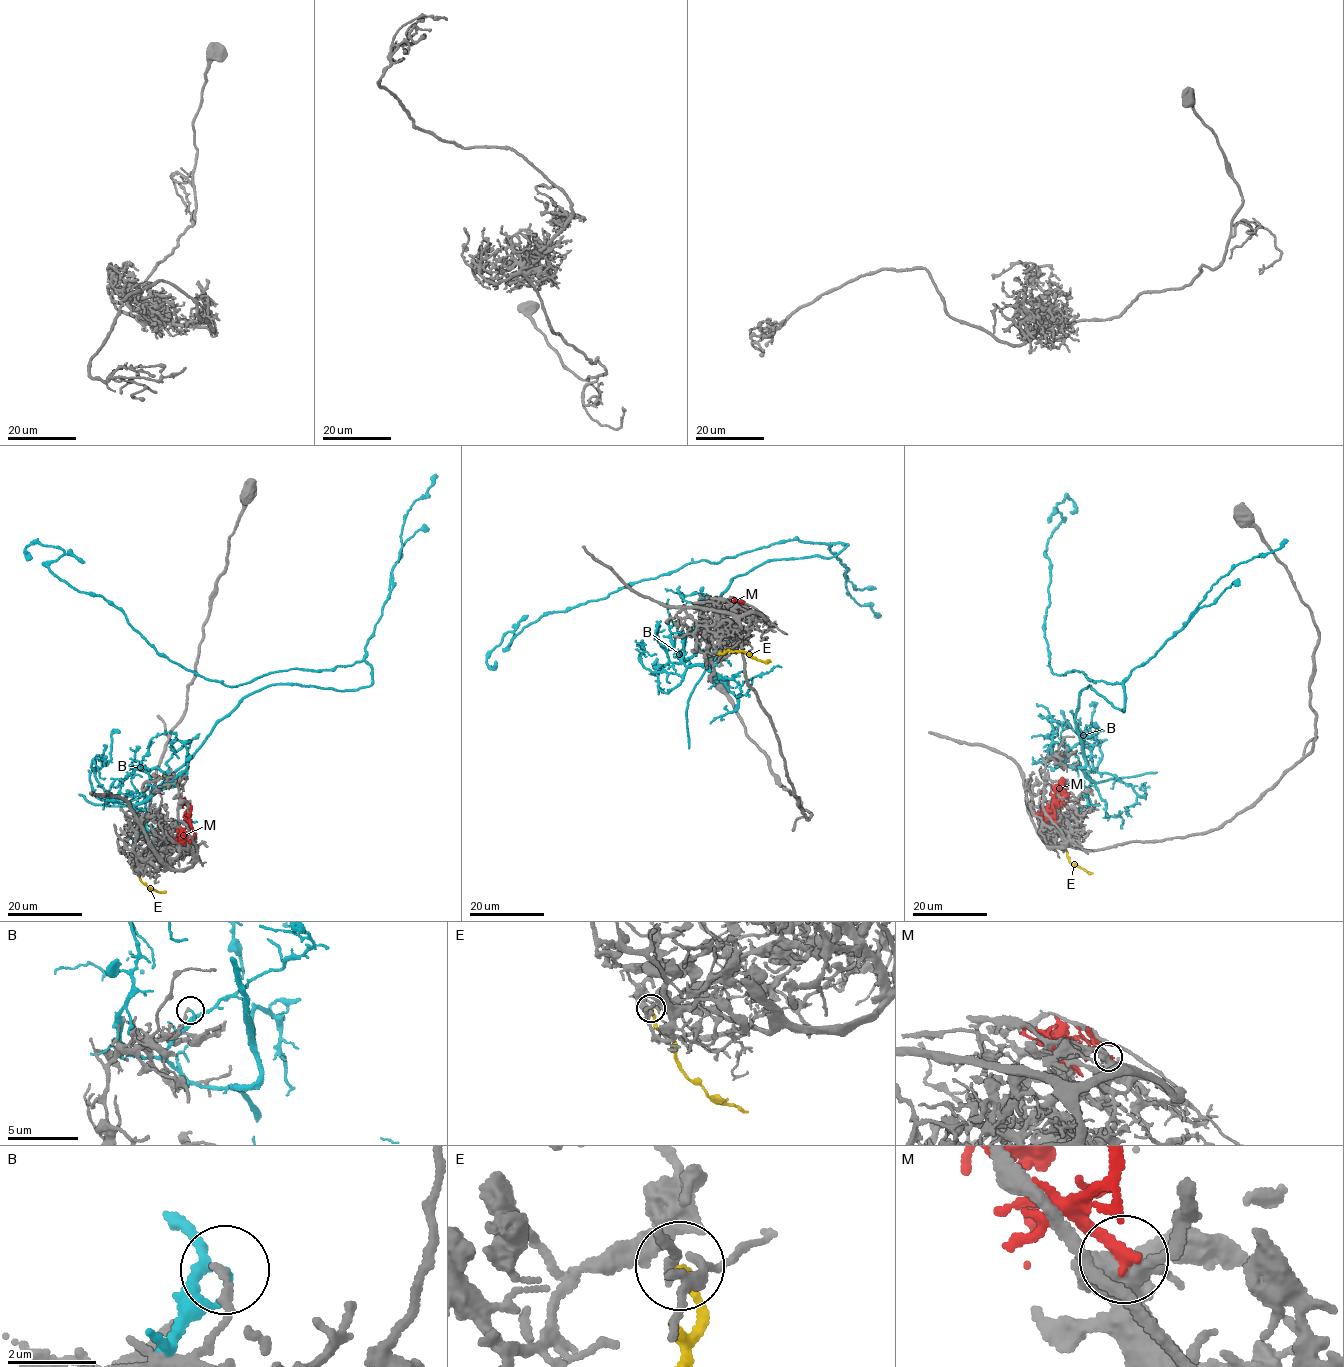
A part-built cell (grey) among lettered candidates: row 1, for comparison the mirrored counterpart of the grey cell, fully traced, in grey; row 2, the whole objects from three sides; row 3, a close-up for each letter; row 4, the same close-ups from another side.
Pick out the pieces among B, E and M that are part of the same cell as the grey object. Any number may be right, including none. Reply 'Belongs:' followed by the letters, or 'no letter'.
Belongs: no letter

